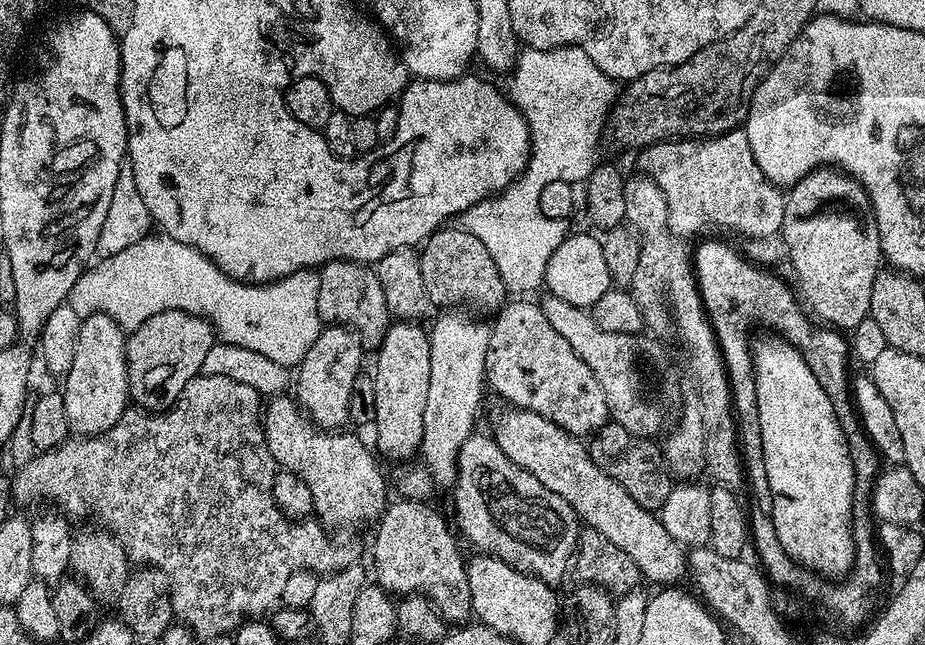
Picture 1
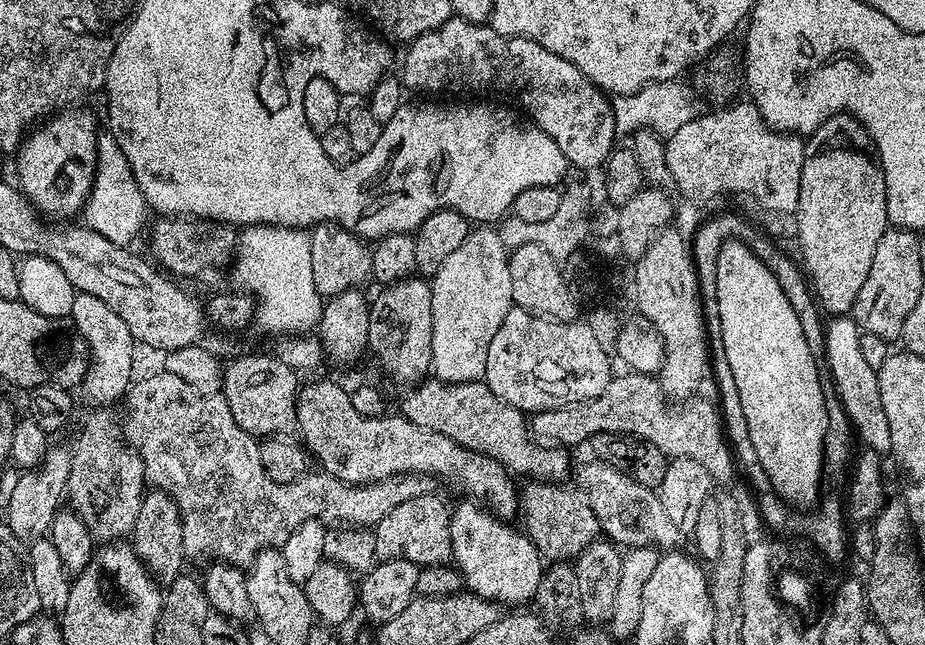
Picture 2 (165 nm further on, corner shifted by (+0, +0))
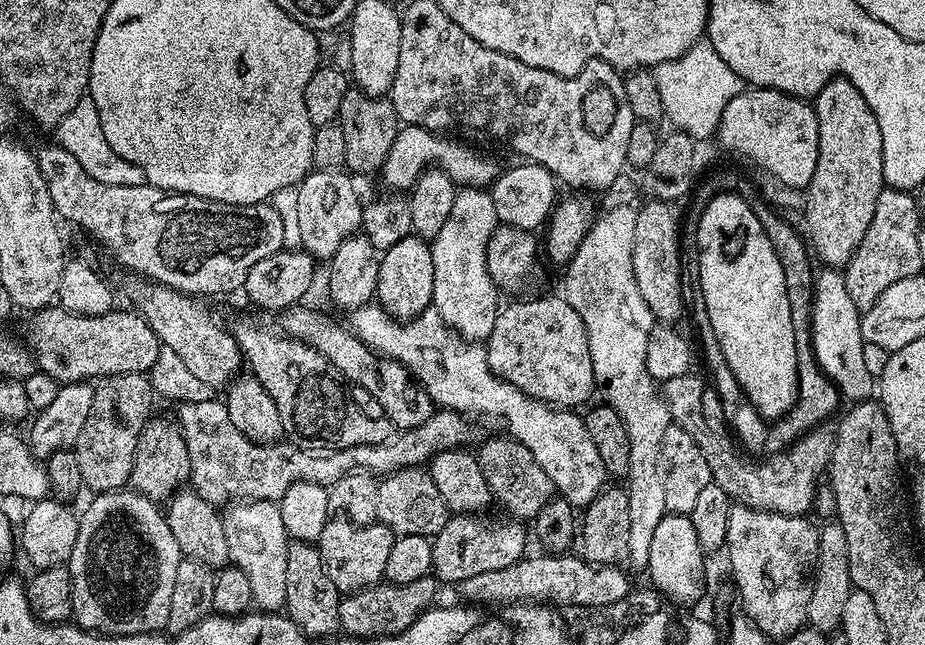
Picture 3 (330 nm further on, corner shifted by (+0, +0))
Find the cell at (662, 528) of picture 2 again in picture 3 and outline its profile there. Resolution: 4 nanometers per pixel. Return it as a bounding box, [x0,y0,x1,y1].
[351,302,606,508]

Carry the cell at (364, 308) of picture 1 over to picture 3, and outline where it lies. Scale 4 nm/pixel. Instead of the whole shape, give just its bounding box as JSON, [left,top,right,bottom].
[298,168,364,262]

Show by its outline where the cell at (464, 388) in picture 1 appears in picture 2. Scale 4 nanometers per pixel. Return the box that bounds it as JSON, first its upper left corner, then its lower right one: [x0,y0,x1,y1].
[431,226,513,383]

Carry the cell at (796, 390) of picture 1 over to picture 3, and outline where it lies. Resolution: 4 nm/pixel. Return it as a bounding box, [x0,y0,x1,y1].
[696,191,798,422]

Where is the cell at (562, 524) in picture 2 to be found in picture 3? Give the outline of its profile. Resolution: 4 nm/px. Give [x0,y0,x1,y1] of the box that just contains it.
[476,434,554,522]

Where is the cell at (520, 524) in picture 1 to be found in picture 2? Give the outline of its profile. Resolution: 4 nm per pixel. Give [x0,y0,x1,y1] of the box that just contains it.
[295,380,521,521]

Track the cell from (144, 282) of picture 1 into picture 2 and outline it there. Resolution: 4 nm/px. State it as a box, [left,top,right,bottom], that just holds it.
[231,224,325,338]

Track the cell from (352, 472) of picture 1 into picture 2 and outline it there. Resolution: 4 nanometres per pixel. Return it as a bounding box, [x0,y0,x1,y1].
[222,354,297,438]

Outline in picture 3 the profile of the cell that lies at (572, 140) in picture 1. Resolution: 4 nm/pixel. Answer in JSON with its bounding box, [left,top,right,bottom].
[654,42,742,142]

